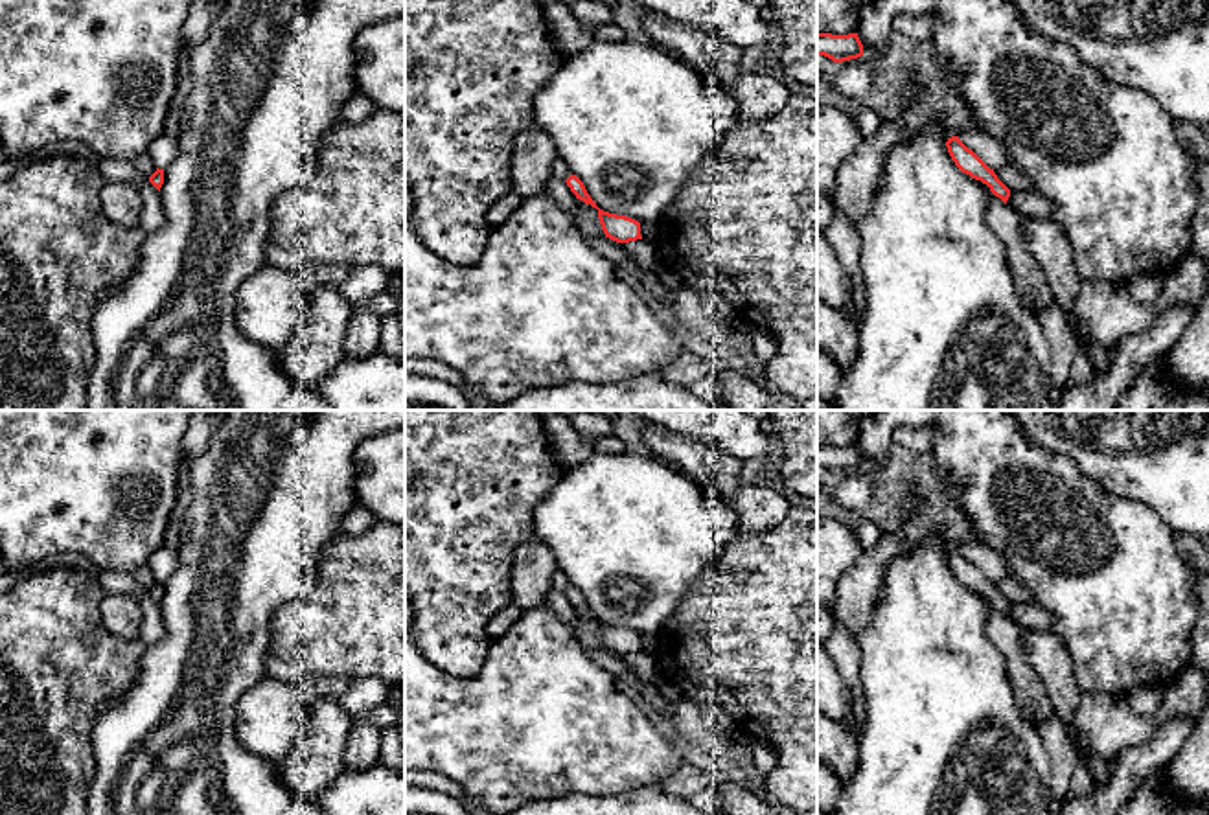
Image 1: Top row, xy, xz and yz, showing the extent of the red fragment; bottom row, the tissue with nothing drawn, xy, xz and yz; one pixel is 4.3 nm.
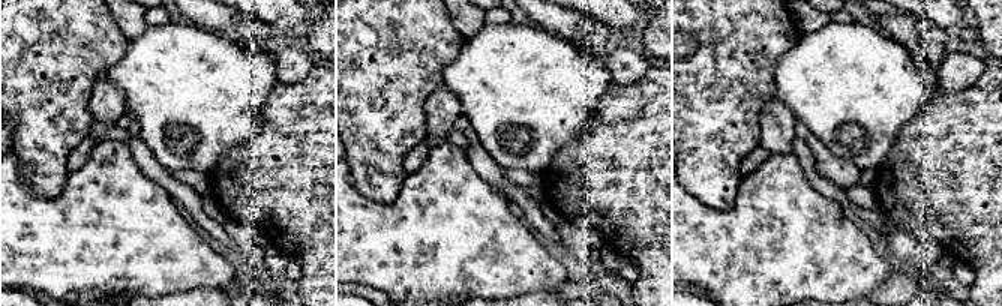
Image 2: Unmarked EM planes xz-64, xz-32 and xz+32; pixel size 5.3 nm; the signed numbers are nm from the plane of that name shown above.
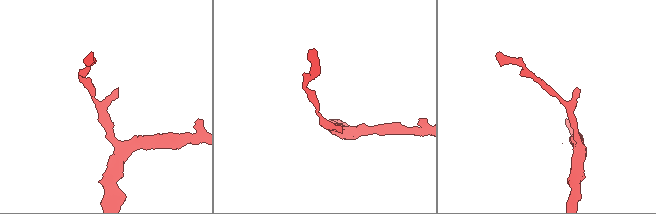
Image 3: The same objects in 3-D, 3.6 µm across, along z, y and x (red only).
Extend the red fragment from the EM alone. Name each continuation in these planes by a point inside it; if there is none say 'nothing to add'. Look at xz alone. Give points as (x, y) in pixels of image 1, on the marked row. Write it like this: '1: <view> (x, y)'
nothing to add

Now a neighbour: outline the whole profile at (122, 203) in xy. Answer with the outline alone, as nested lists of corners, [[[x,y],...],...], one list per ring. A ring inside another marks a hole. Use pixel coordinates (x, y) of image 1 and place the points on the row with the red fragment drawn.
[[[105,182],[99,191],[99,199],[103,213],[109,221],[125,228],[134,228],[140,224],[144,199],[136,184]]]

